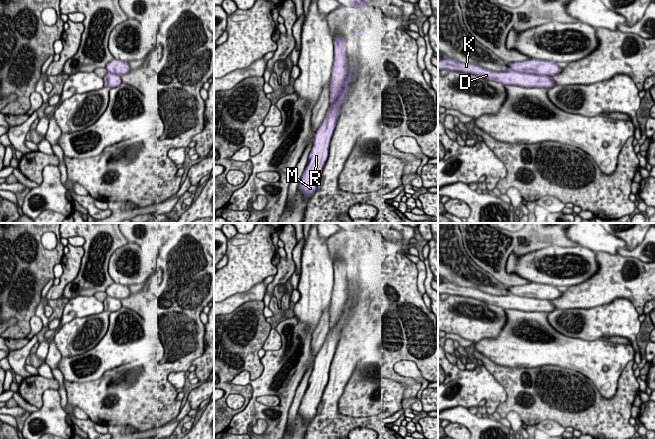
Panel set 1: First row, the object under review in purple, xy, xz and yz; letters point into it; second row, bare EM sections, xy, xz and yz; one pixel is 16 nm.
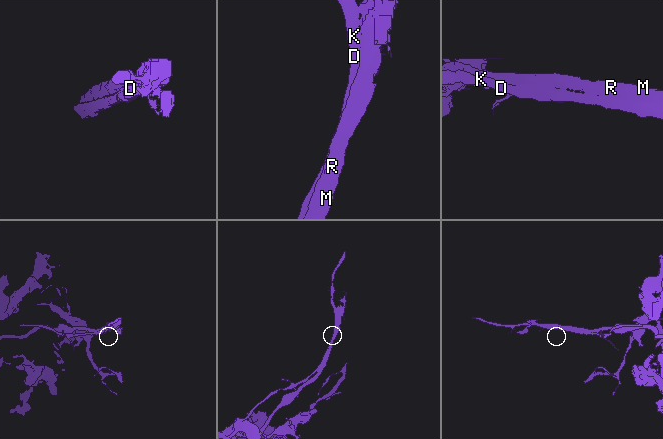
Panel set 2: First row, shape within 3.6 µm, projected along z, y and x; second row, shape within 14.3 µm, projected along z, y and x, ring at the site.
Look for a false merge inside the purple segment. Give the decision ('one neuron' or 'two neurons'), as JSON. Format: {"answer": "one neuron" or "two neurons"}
{"answer": "two neurons"}

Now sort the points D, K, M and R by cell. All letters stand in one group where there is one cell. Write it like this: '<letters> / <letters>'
D K / M R

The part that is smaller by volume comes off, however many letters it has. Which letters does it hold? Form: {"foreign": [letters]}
{"foreign": ["D", "K"]}

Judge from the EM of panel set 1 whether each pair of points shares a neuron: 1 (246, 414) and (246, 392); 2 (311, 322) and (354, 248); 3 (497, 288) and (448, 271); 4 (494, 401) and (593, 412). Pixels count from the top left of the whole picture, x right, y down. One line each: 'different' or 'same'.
1: different
2: different
3: same
4: different

